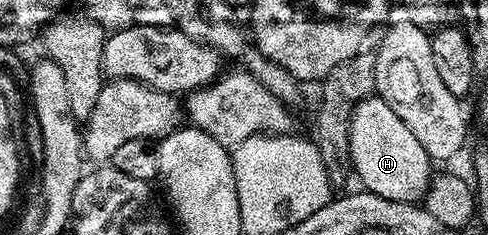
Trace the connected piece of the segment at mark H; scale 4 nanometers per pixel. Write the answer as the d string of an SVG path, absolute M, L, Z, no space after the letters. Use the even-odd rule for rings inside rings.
M372 95L355 105L351 113L349 129L349 151L351 152L350 168L355 168L359 181L366 192L373 195L381 195L381 199L393 199L394 201L422 202L427 194L430 179L433 175L433 160L425 151L425 147L409 127L401 121L393 108L378 95Z

